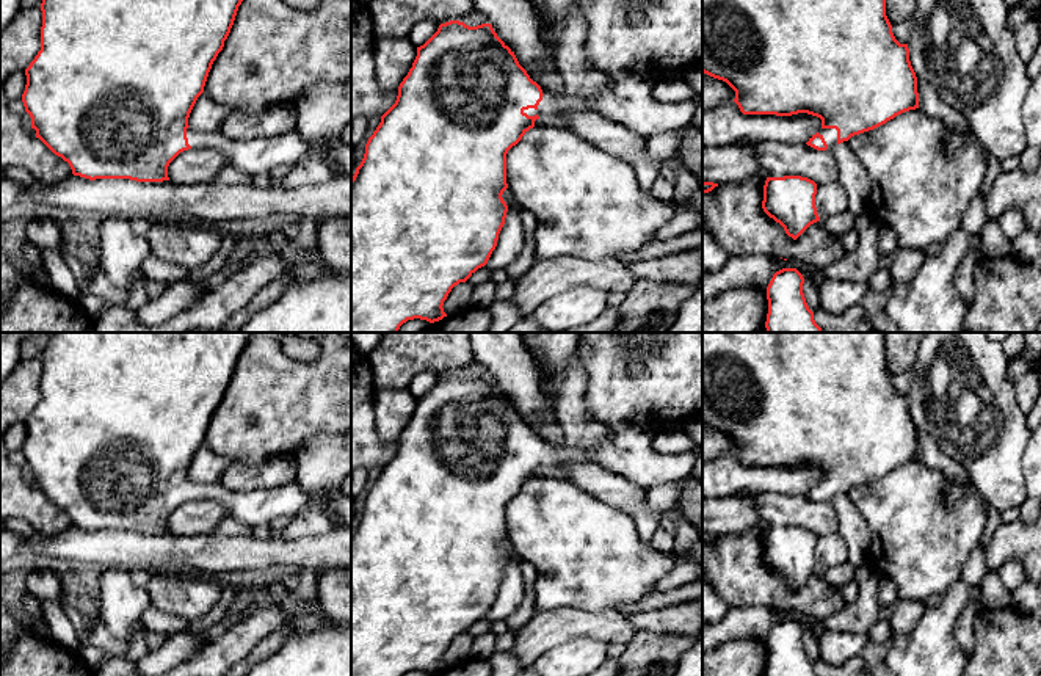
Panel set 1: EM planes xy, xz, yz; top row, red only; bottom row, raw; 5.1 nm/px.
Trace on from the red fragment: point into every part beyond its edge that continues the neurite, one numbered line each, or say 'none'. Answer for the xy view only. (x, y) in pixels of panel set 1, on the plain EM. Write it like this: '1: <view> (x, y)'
1: xy (261, 507)

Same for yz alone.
1: yz (830, 487)

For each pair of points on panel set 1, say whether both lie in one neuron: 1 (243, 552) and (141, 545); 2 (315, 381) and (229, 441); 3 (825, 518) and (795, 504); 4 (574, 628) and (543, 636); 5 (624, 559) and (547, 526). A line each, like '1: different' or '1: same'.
1: same
2: same
3: same
4: same
5: same

